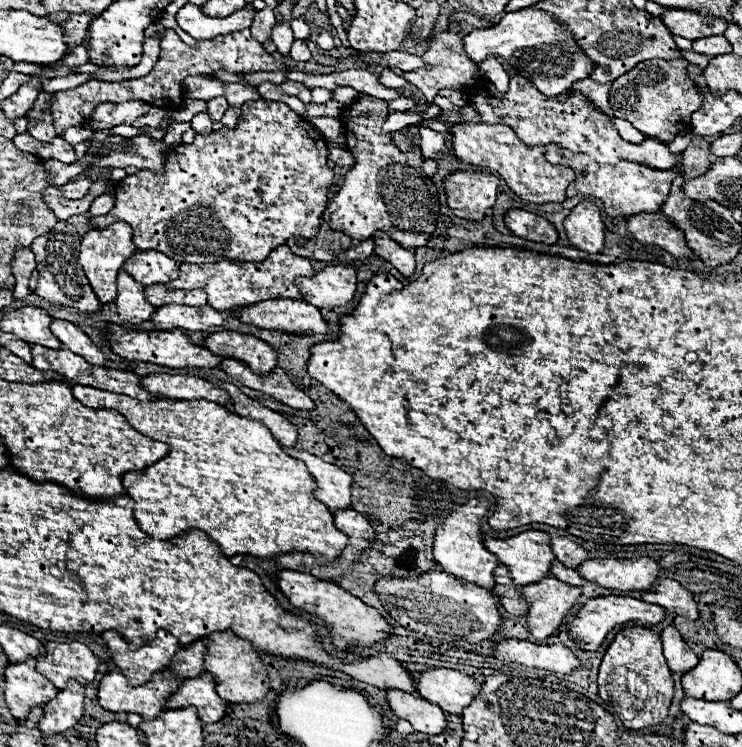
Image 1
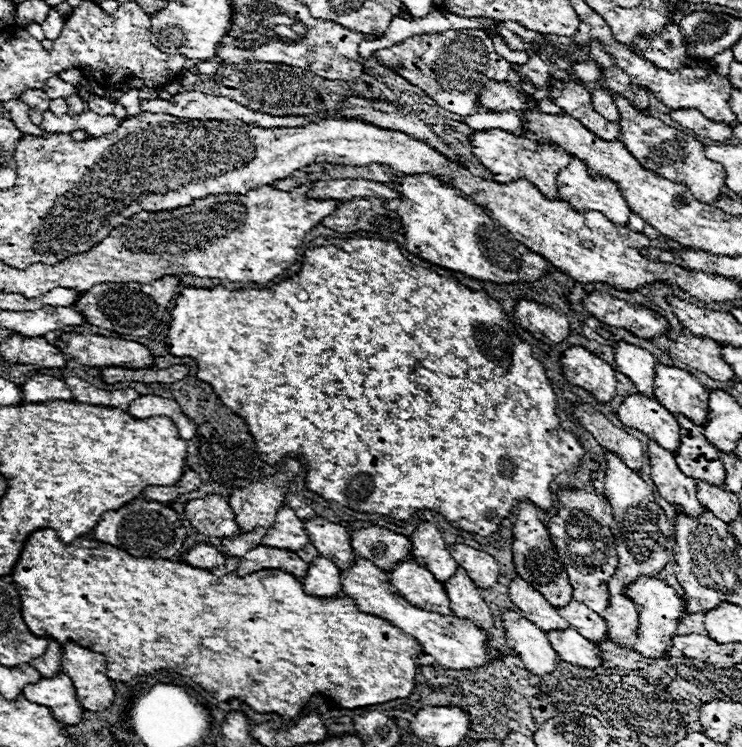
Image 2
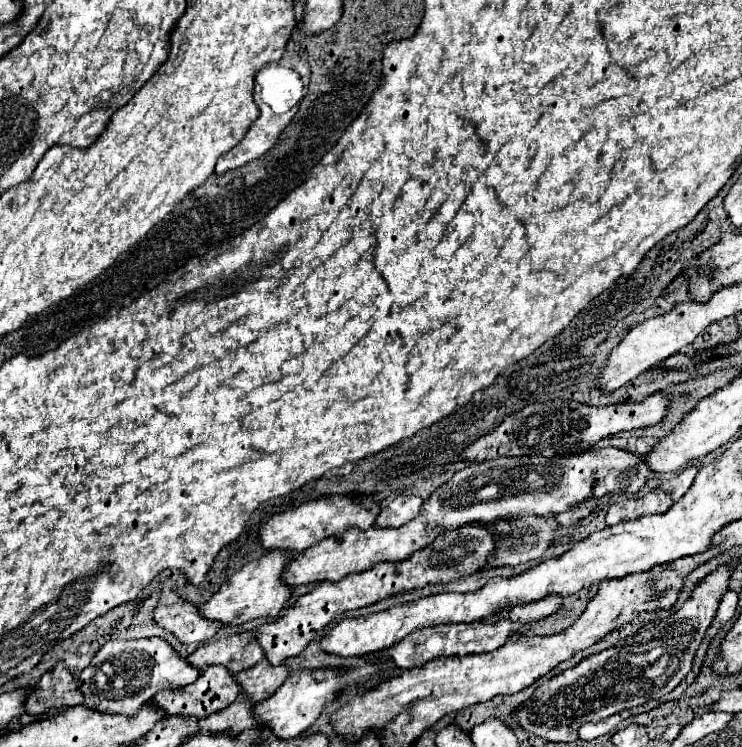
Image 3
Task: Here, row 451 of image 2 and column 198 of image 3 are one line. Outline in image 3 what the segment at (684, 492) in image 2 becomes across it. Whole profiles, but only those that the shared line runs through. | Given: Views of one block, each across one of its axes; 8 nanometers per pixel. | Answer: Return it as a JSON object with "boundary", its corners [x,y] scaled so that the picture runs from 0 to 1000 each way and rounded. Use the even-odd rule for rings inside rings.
{"boundary":[[[342,843],[326,846],[326,849],[313,849],[302,857],[294,859],[280,859],[270,865],[264,873],[253,878],[253,886],[264,894],[286,892],[286,889],[299,889],[310,900],[323,900],[332,894],[340,894],[356,881],[356,870],[345,857]]]}

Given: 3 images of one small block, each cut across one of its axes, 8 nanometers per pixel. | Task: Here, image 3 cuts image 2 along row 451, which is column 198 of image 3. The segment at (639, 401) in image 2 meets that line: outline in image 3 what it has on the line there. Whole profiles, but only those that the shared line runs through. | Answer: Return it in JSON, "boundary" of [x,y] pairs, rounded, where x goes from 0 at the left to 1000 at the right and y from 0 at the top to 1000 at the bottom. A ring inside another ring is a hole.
{"boundary":[[[221,854],[191,857],[151,857],[135,867],[121,892],[105,905],[108,924],[113,926],[113,942],[137,953],[181,956],[194,940],[205,937],[213,924],[245,921],[272,902],[270,894],[256,892]]]}

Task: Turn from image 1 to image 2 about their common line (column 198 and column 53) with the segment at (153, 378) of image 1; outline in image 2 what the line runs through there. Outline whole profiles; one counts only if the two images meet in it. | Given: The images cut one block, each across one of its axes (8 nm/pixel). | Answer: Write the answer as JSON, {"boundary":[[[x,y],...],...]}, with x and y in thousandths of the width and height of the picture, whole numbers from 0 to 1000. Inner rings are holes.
{"boundary":[[[46,503],[38,511],[27,514],[30,538],[62,538],[62,535],[86,535],[94,538],[94,519],[70,503]]]}

